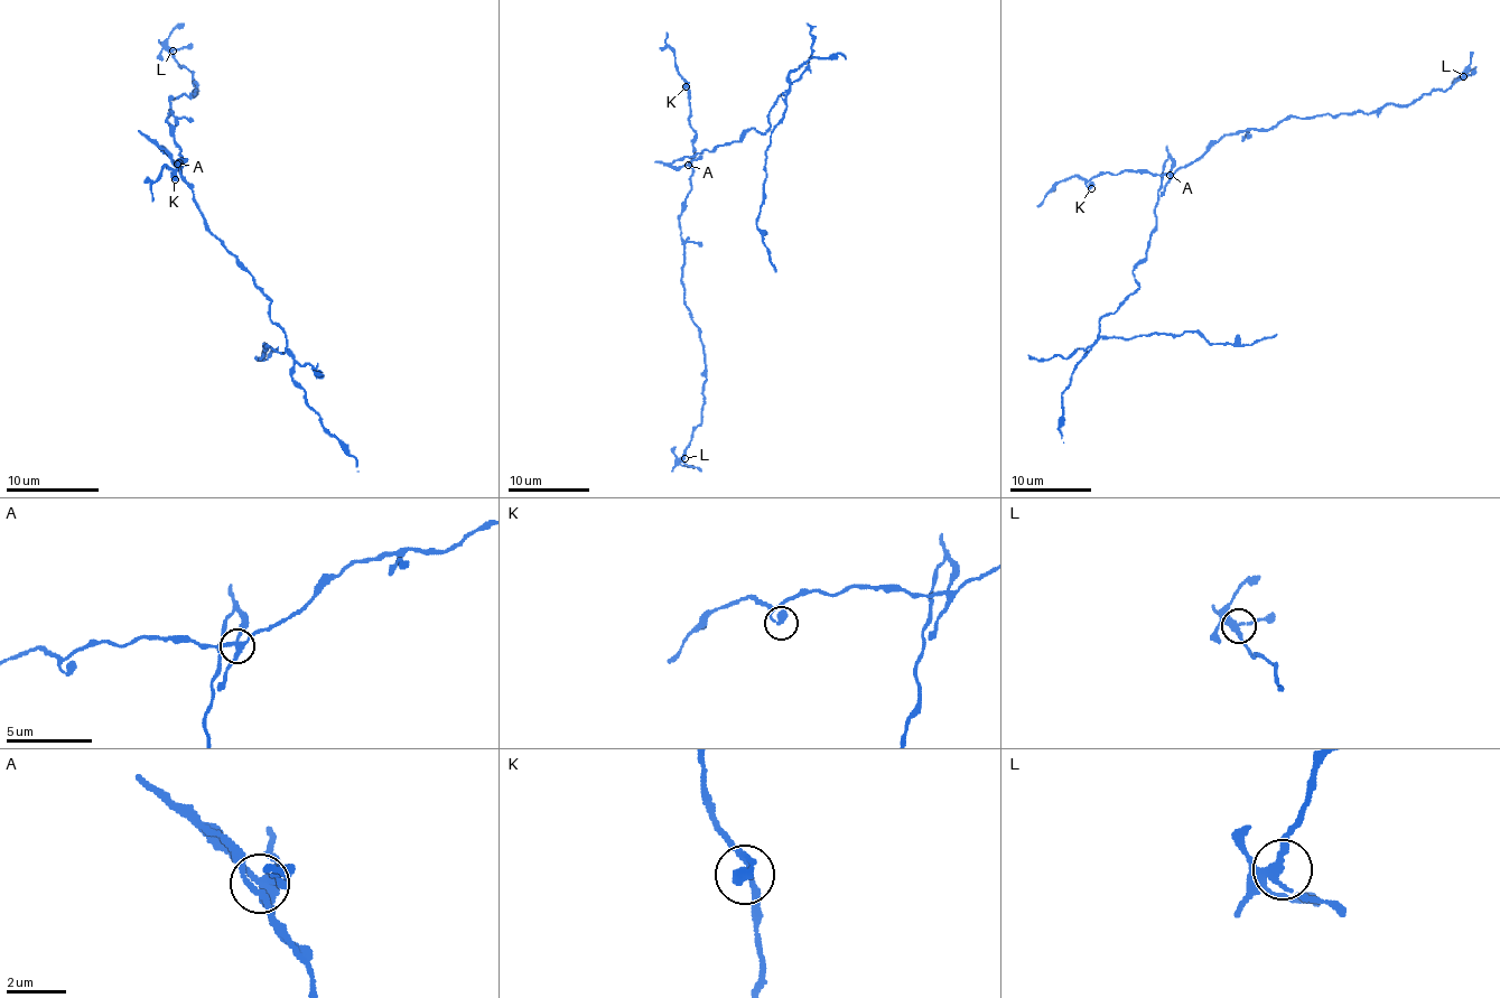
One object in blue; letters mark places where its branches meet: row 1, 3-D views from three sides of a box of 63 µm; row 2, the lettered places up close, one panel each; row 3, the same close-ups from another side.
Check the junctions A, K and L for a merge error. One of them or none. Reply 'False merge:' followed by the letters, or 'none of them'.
False merge: A

